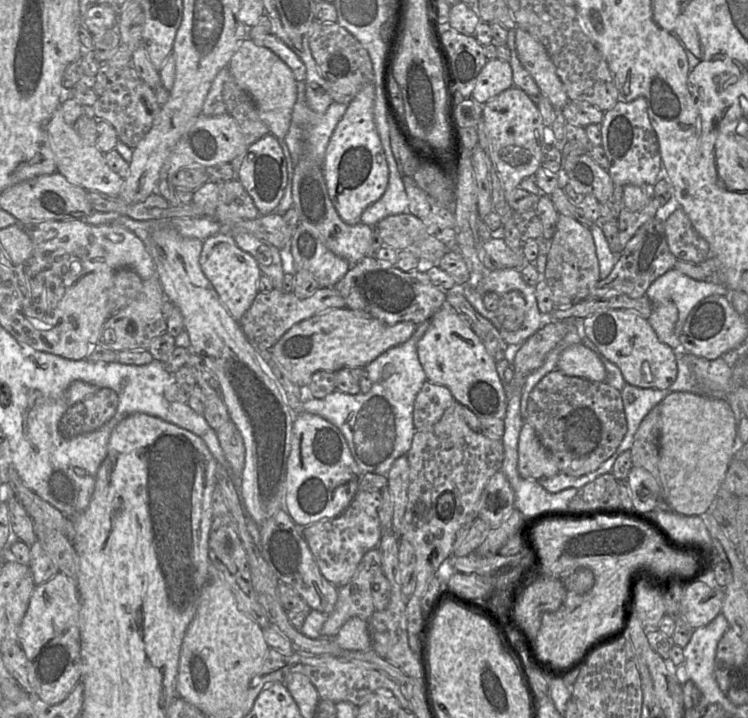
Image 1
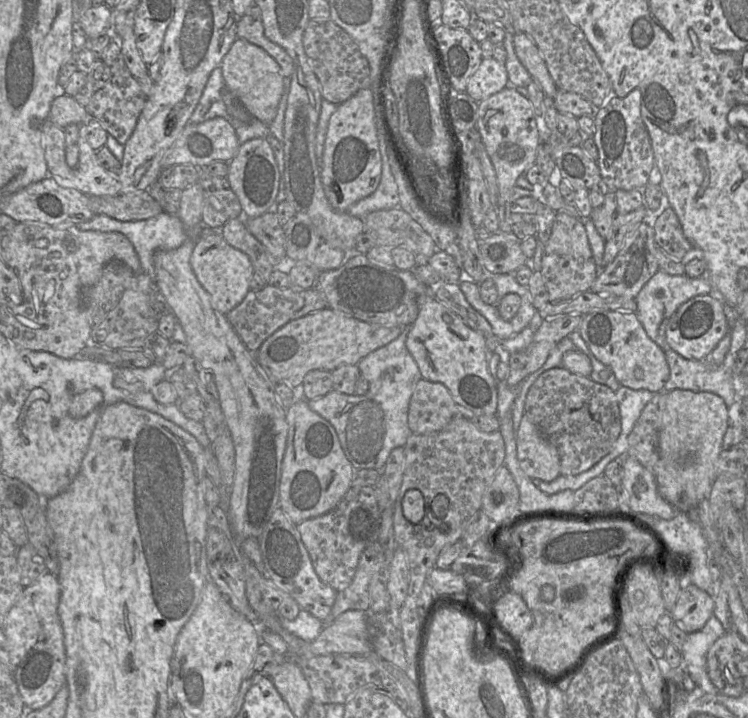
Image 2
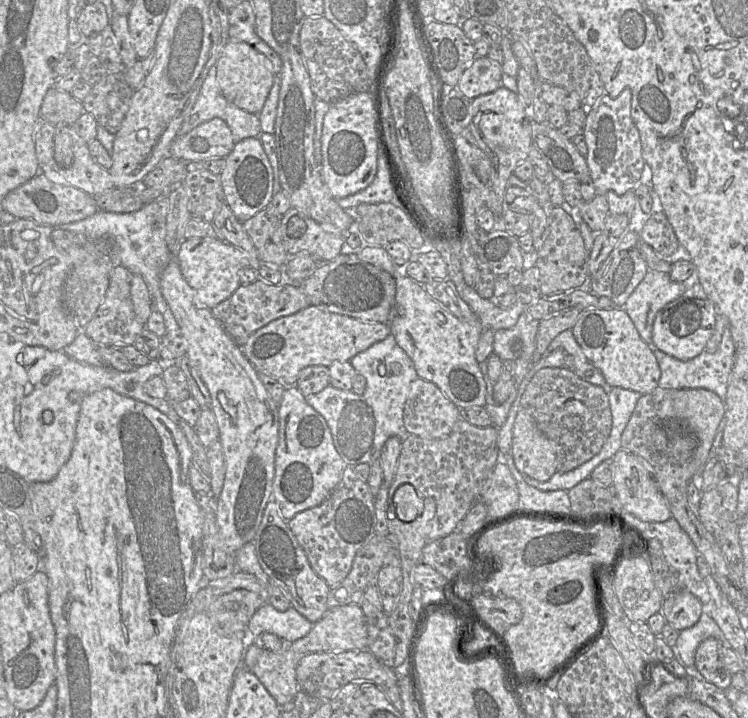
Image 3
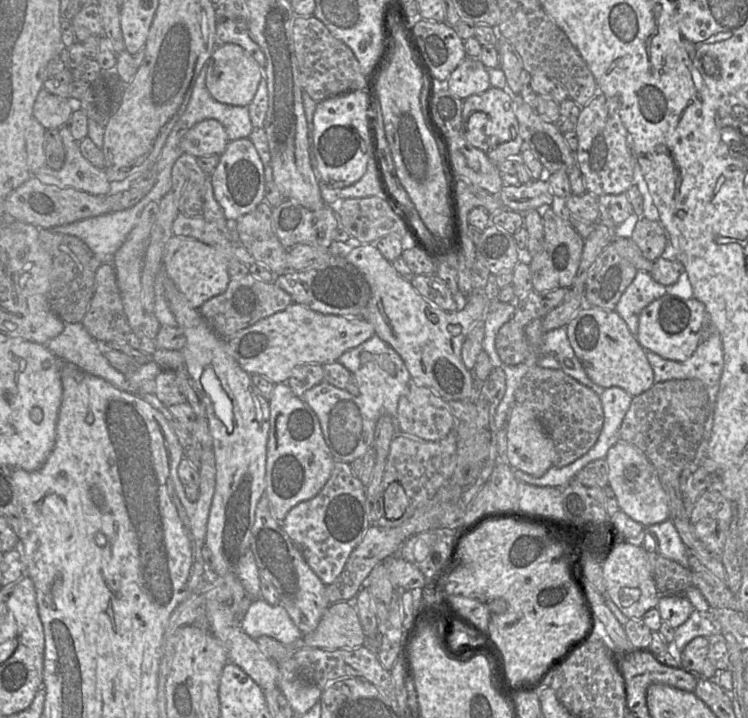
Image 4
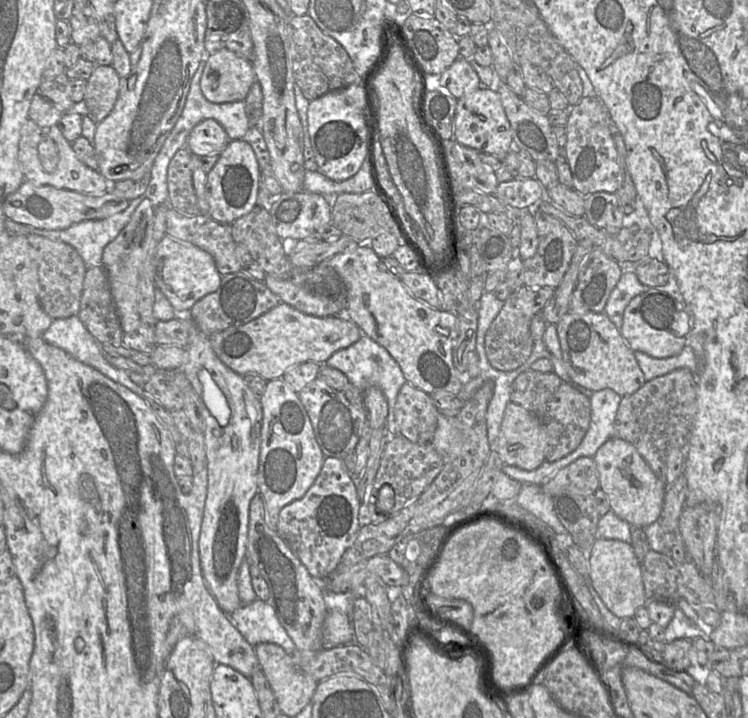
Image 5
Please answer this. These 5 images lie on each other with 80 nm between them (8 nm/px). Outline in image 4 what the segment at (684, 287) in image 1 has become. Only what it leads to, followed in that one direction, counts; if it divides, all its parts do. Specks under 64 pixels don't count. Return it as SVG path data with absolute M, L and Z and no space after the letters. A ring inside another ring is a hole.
M638 270L614 310L623 318L636 337L642 310L667 292L667 286L656 282L648 271Z

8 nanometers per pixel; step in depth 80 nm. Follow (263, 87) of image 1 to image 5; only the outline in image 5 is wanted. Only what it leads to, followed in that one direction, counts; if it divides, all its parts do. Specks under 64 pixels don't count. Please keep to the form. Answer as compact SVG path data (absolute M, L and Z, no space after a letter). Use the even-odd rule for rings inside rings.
M223 48L207 57L200 87L211 103L227 103L245 101L255 81L251 62Z

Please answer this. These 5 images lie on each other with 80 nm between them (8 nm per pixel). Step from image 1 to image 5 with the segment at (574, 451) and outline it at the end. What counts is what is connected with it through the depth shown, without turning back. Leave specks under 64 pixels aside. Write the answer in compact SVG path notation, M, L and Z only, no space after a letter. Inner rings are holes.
M529 369L513 382L511 402L534 413L547 431L546 461L554 462L573 452L583 440L591 417L590 399L552 372Z

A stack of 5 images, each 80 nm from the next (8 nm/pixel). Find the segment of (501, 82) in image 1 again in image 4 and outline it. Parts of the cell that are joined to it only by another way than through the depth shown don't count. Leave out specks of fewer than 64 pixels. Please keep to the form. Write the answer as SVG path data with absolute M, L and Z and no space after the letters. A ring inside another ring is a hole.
M466 57L449 78L441 82L445 84L445 88L461 99L483 93L492 87L489 69L479 58L471 57Z

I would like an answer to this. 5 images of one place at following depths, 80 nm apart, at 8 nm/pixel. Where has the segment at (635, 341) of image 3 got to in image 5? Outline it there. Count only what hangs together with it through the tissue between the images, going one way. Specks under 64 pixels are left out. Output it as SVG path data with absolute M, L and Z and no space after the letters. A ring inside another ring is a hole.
M568 312L556 329L564 367L576 384L594 392L609 388L623 397L636 392L646 382L634 350L604 312Z

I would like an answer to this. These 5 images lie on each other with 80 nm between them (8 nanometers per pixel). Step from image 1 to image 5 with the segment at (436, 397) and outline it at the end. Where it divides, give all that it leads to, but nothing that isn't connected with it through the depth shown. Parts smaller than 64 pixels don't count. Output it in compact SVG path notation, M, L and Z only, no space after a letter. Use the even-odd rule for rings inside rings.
M408 382L401 387L395 405L395 417L402 436L413 443L430 443L439 414L430 394Z

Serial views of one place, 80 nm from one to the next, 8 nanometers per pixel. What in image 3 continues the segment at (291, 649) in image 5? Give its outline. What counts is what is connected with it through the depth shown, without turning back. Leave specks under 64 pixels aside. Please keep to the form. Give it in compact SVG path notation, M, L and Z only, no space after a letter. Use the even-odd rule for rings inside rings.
M266 603L253 614L246 631L251 637L271 633L286 643L292 643L306 636L313 625L292 607L284 612L279 612Z

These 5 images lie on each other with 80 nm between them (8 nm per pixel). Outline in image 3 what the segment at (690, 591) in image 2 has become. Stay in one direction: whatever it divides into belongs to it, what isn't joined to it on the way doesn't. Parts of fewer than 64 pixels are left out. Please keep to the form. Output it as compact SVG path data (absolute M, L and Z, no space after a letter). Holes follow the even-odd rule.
M687 590L677 591L663 600L661 613L667 624L682 631L697 623L703 613L704 605Z

